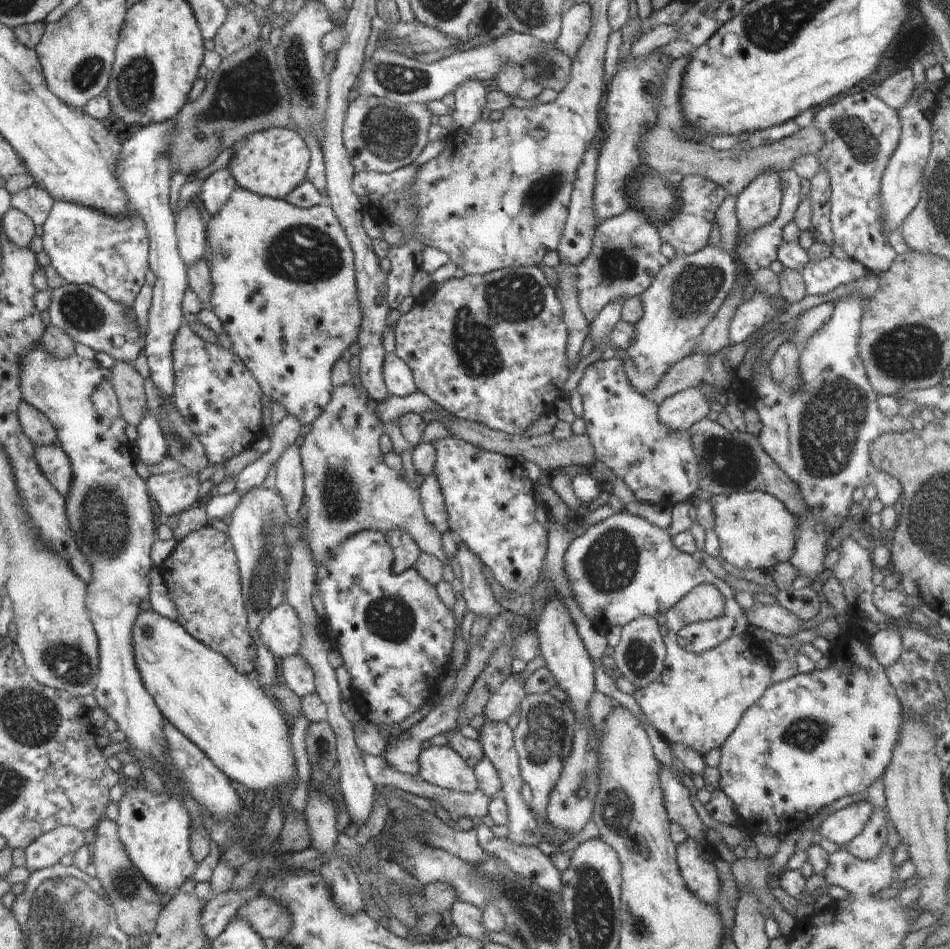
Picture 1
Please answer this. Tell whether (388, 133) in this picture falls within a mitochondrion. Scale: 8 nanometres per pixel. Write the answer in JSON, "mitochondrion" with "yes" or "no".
{"mitochondrion":"yes"}

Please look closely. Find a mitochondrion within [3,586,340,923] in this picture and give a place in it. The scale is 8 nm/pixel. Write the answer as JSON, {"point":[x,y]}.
{"point":[64,660]}

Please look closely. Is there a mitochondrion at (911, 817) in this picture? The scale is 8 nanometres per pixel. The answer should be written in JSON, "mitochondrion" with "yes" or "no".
{"mitochondrion":"no"}

